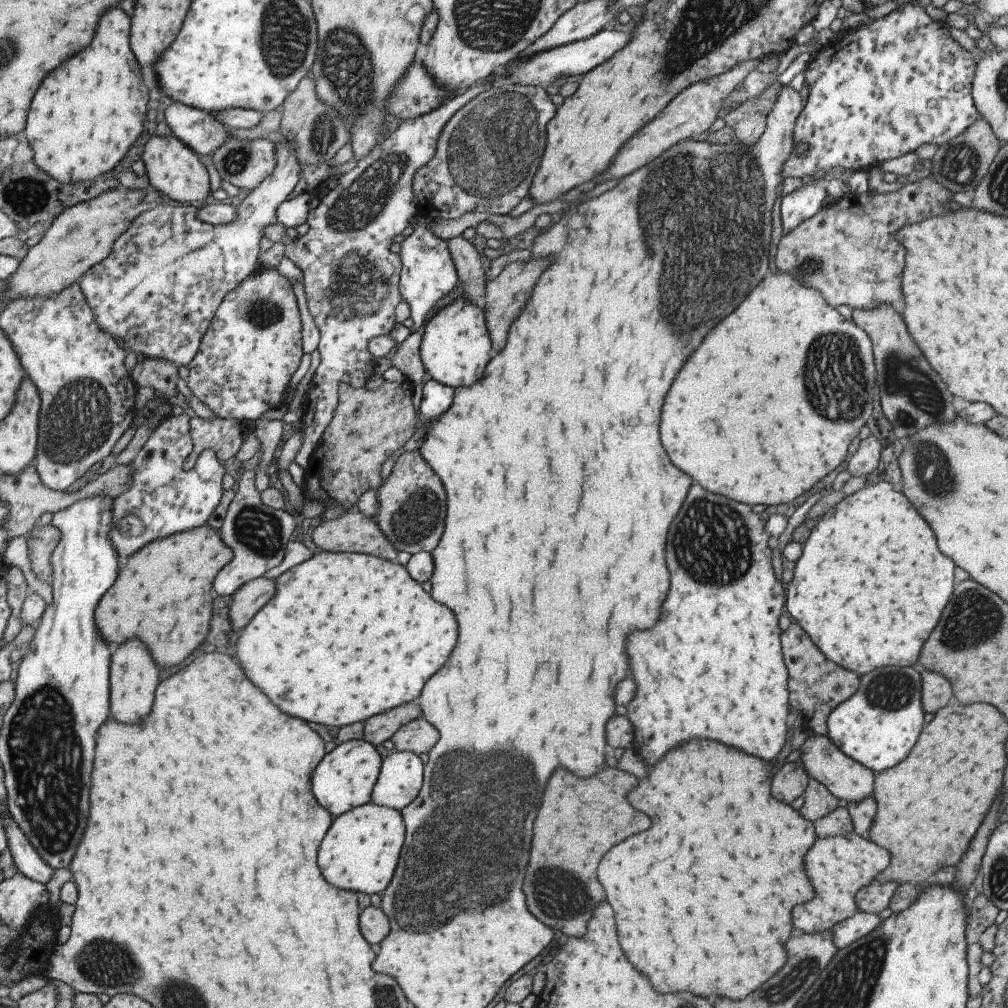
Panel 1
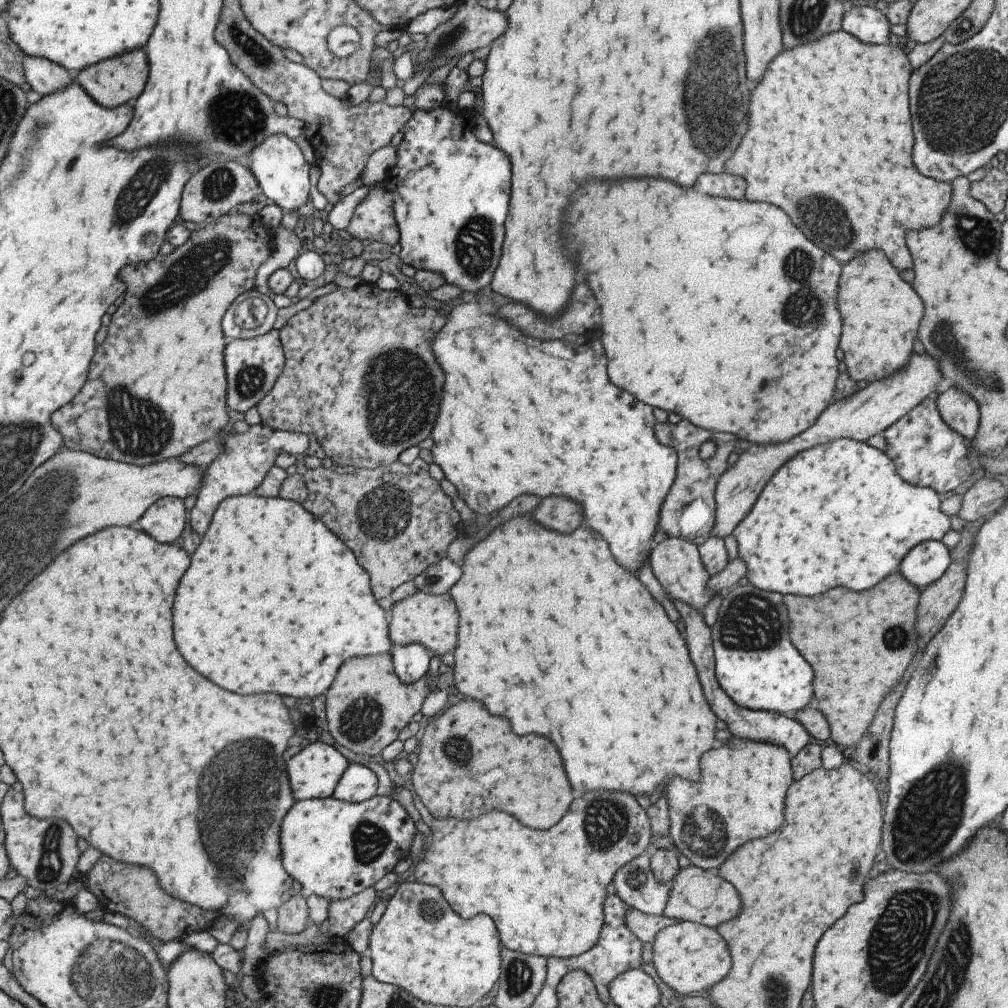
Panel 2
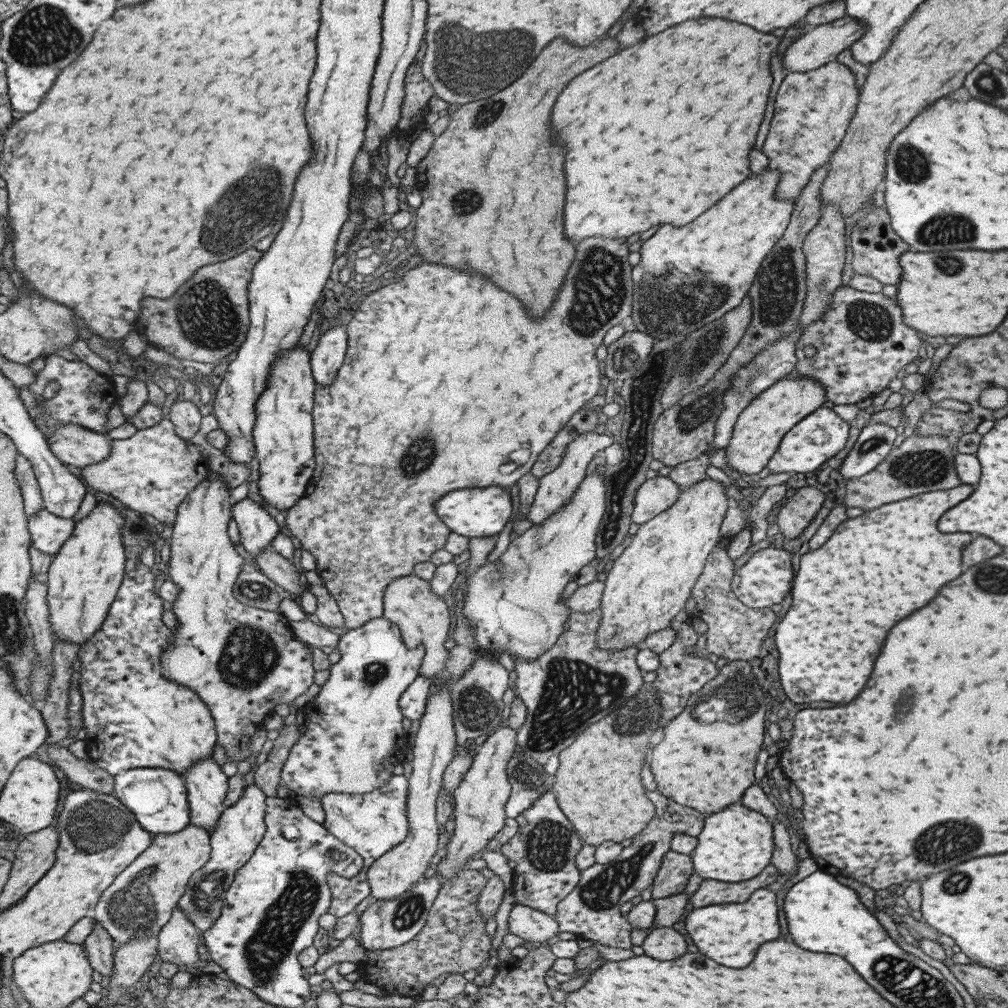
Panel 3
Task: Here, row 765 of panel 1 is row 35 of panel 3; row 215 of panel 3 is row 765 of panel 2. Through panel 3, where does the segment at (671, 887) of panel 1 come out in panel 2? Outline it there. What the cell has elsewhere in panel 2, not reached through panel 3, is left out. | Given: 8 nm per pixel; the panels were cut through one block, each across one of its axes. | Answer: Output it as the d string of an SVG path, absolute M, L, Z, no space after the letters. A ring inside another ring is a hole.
M530 516L514 518L498 526L486 540L476 544L468 552L462 570L462 578L448 590L460 617L457 645L453 650L454 683L459 693L480 700L490 714L508 718L516 734L538 732L556 742L572 790L576 790L578 794L594 790L618 790L632 796L652 796L658 786L676 776L690 782L700 780L700 758L714 748L718 718L706 702L698 670L690 658L686 640L680 634L678 626L670 620L664 607L646 590L642 582L612 558L608 544L600 534L586 530L584 526L574 530L572 534L556 534L552 530L536 526Z

